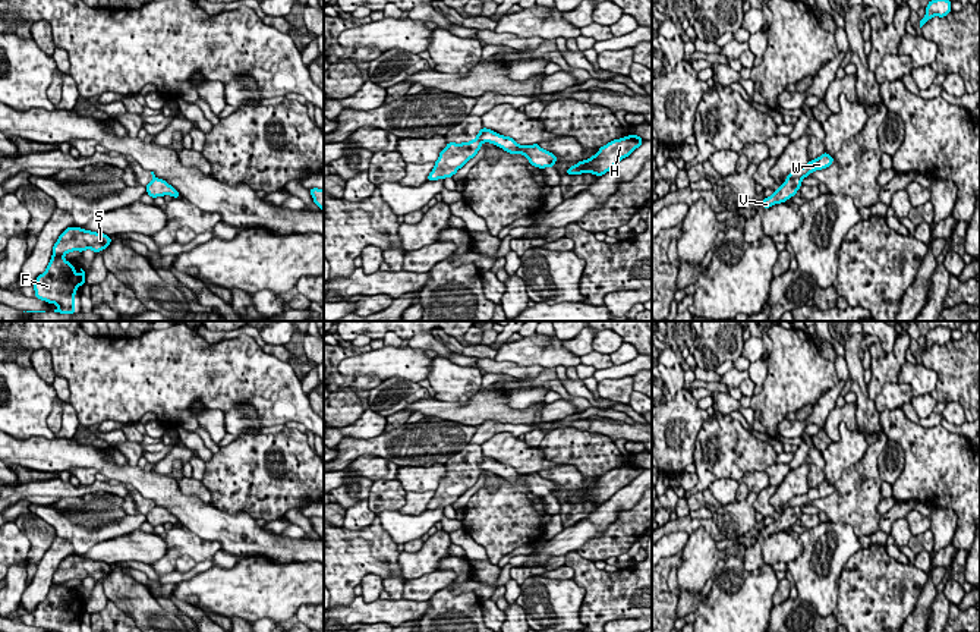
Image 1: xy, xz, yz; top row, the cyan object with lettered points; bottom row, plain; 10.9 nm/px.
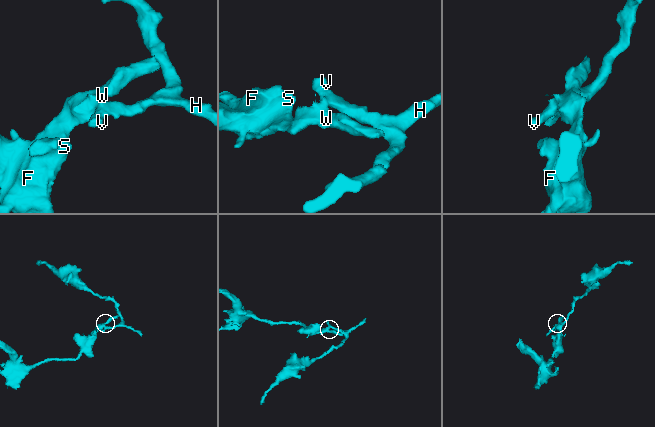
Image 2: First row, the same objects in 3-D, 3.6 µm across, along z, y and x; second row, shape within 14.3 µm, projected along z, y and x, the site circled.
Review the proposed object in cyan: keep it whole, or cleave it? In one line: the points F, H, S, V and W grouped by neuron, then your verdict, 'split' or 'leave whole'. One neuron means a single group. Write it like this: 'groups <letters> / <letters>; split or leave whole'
groups F S W / H V; split

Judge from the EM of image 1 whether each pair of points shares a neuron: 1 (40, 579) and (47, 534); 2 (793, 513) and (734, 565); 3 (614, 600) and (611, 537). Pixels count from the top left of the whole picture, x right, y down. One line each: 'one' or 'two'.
1: two
2: two
3: two

